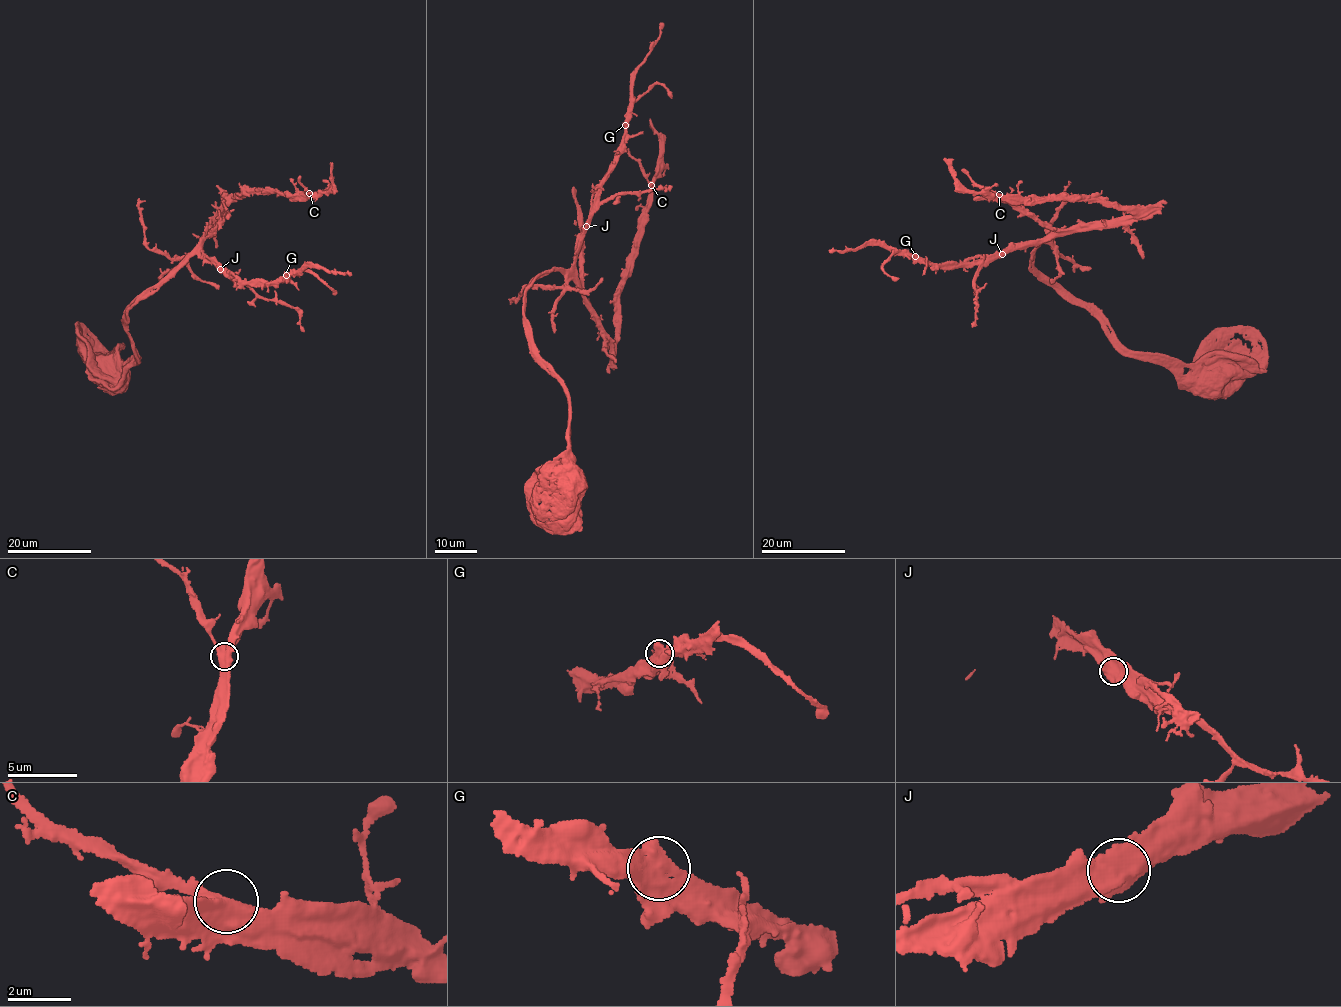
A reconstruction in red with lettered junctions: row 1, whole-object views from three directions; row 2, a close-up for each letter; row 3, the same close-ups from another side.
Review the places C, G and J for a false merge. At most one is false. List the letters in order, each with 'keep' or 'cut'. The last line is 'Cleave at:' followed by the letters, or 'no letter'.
C: keep
G: keep
J: keep
Cleave at: no letter

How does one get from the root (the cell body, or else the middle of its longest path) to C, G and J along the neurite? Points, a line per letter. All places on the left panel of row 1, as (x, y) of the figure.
C: (110, 378), (124, 376), (140, 358), (127, 330), (128, 309), (192, 254), (226, 203), (261, 190), (309, 193)
G: (110, 378), (140, 358), (128, 309), (191, 256), (247, 282), (286, 274)
J: (110, 378), (124, 376), (127, 368), (139, 363), (126, 324), (128, 309), (136, 299), (195, 254), (220, 268)

